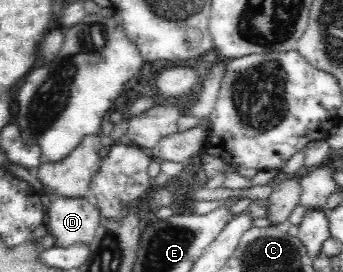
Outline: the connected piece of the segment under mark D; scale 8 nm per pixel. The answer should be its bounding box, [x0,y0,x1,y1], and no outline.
[45,193,102,245]

